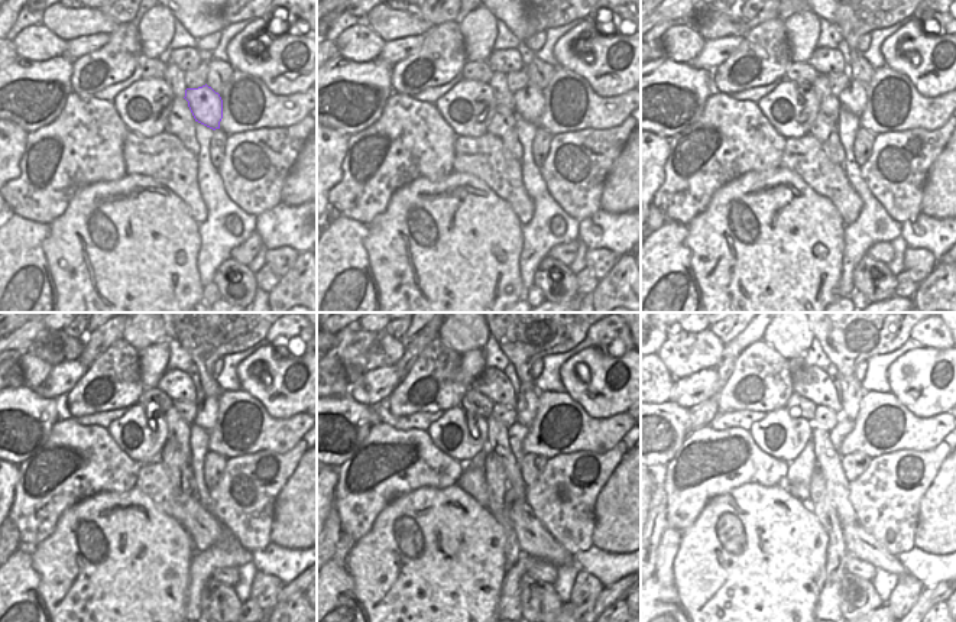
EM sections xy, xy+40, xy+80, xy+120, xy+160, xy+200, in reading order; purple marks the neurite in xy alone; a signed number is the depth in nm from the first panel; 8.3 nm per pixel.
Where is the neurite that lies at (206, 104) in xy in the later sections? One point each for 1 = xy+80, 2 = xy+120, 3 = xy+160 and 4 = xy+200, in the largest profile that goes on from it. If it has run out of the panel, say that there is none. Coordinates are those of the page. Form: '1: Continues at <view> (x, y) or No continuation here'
1: Continues at xy+80 (854, 97)
2: Continues at xy+120 (207, 411)
3: Continues at xy+160 (527, 407)
4: Continues at xy+200 (852, 392).

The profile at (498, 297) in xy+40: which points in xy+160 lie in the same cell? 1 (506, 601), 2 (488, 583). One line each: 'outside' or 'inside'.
1: outside
2: inside

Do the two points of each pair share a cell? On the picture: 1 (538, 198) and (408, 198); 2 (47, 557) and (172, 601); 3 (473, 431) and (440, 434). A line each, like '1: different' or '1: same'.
1: different
2: same
3: same

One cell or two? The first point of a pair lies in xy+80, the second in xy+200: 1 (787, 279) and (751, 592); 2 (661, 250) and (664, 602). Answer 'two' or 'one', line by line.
1: one
2: one

